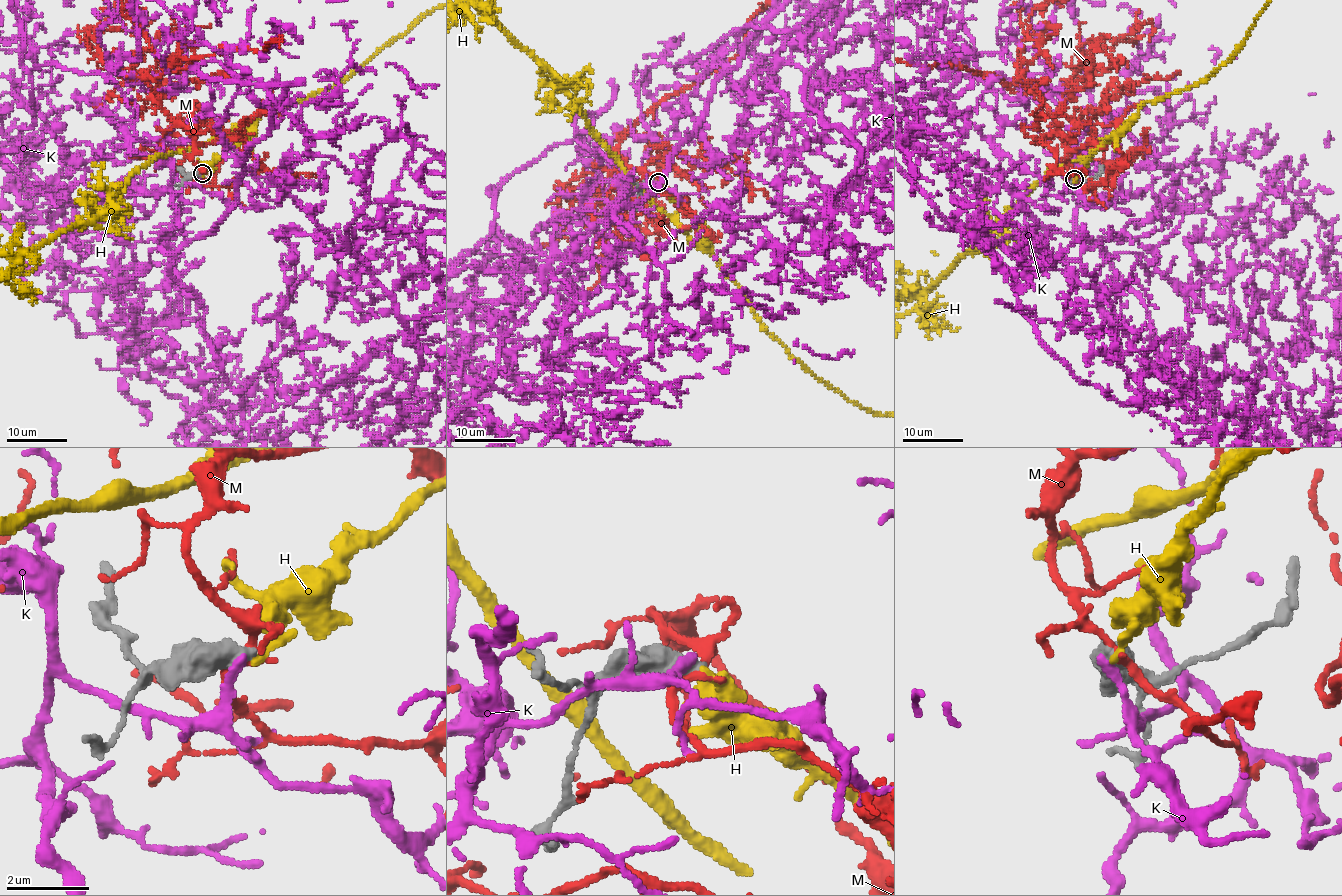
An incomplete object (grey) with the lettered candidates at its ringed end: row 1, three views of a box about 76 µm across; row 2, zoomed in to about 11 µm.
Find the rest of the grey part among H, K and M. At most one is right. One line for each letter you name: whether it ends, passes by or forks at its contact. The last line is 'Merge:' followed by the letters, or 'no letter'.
Merge: no letter

